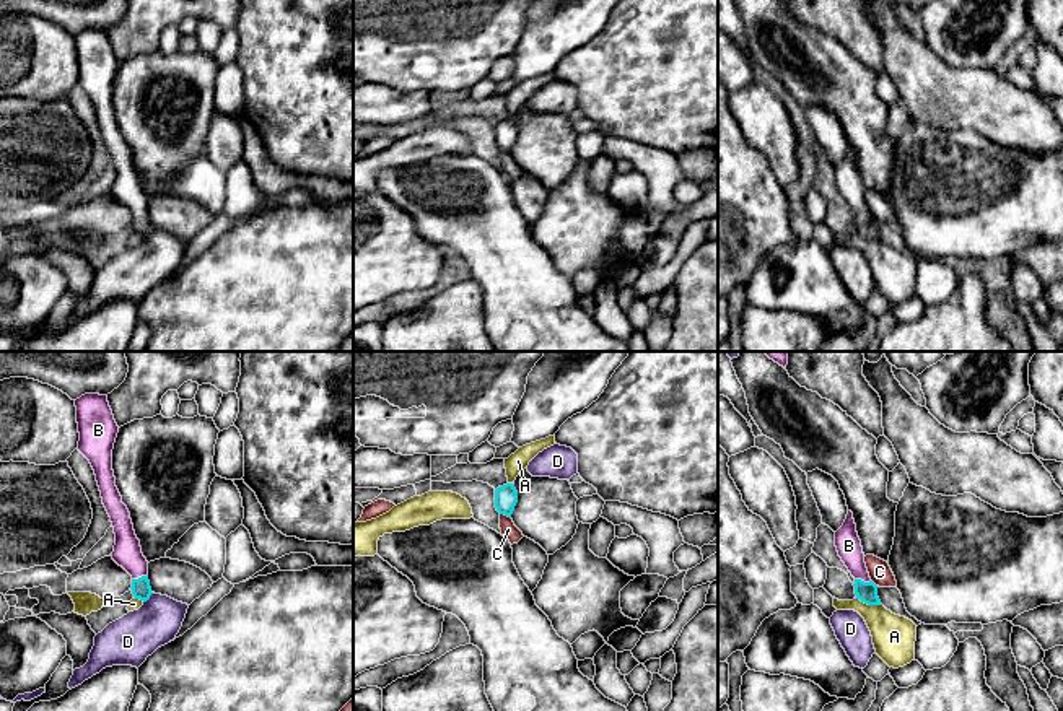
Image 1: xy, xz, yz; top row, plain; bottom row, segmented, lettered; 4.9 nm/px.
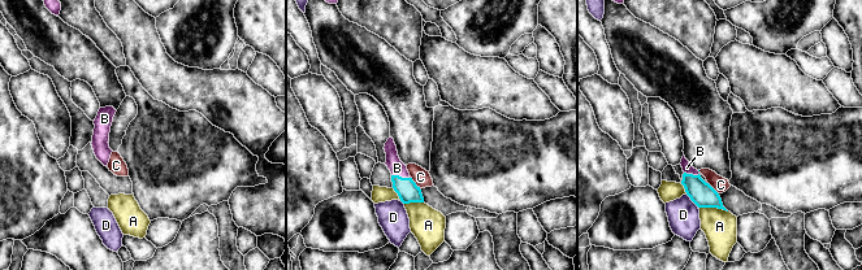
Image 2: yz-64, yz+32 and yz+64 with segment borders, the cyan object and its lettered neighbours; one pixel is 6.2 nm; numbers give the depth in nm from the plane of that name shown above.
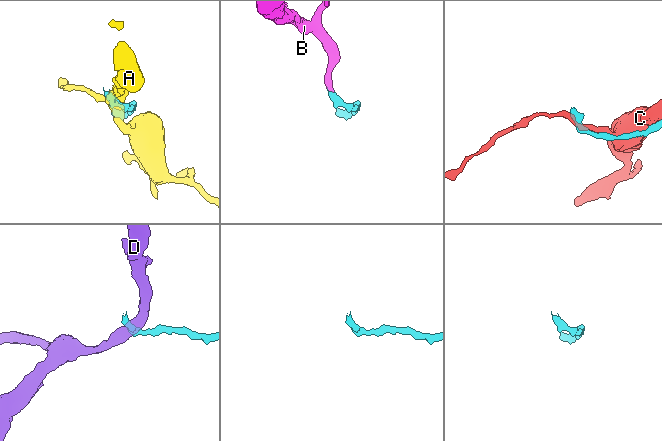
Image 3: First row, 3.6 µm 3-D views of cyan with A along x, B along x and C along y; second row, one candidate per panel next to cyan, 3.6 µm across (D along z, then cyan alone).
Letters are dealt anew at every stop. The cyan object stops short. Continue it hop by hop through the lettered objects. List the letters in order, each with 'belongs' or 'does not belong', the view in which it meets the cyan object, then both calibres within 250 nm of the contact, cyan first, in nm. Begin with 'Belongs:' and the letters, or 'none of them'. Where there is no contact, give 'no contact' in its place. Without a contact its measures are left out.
Belongs: B
A: does not belong | yz | 100/220 nm
B: belongs | yz | 100/130 nm
C: does not belong | xz | 110/80 nm
D: does not belong | xy | 100/240 nm

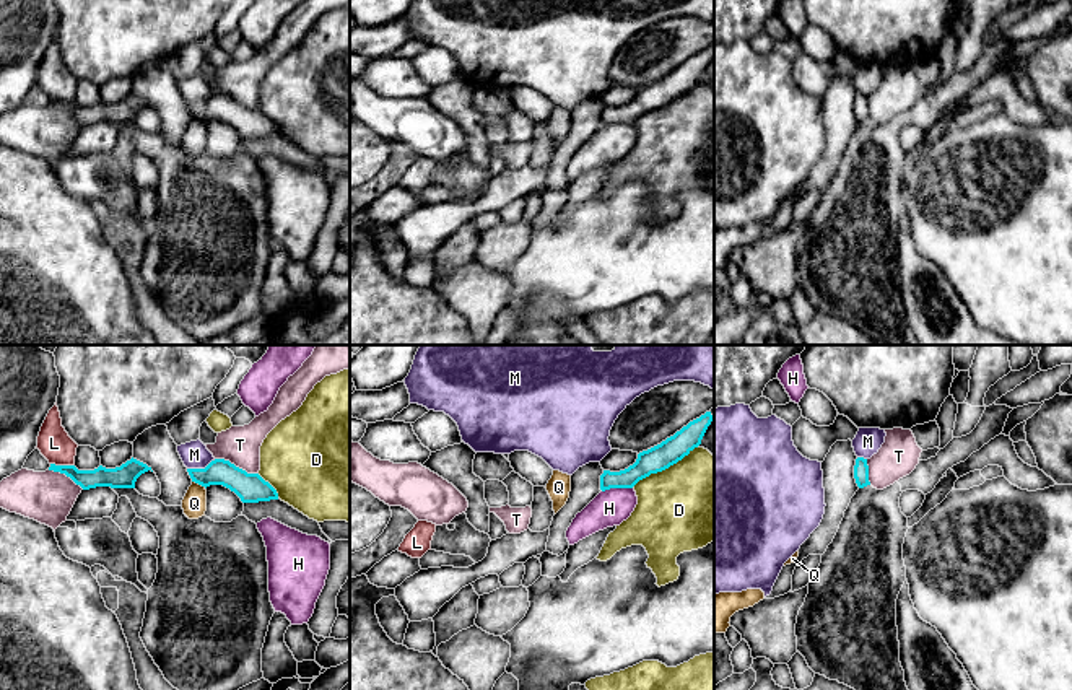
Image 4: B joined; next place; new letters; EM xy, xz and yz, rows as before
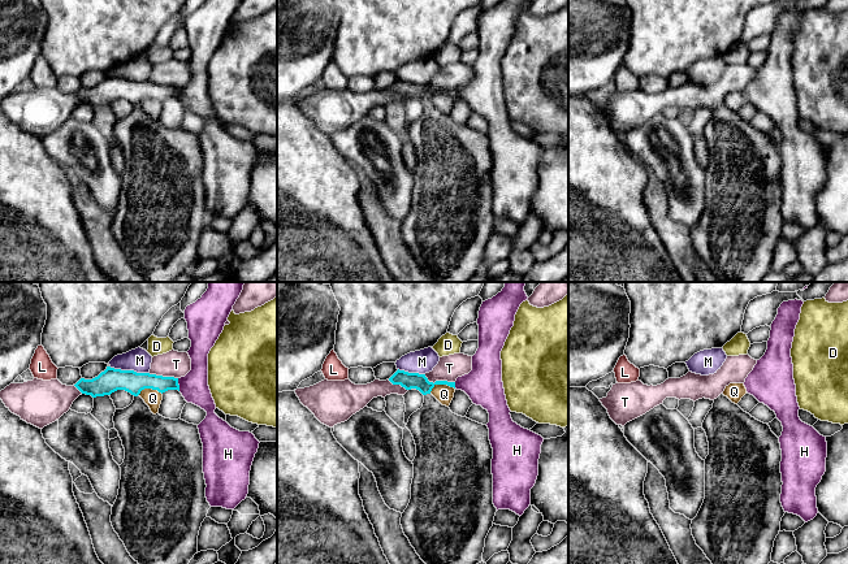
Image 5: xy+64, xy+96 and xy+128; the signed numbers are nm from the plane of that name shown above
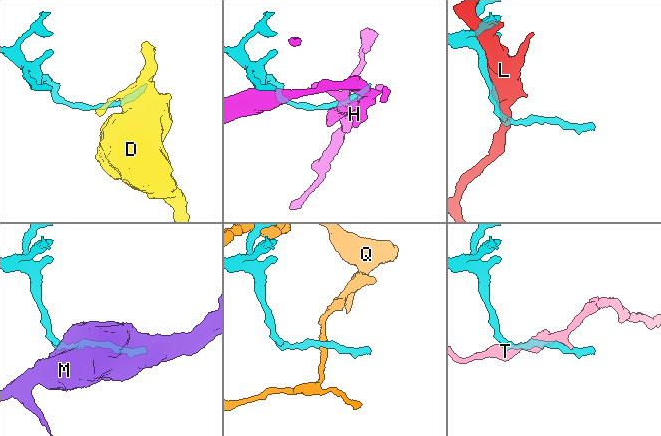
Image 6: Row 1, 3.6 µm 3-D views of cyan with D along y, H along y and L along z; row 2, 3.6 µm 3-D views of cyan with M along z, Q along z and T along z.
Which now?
Belongs: none of them
D: does not belong | xz | 130/440 nm
H: does not belong | xz | 130/180 nm
L: does not belong | xy | 100/160 nm
M: does not belong | xy | 140/140 nm
Q: does not belong | xy | 140/120 nm
T: does not belong | xy | 140/190 nm

